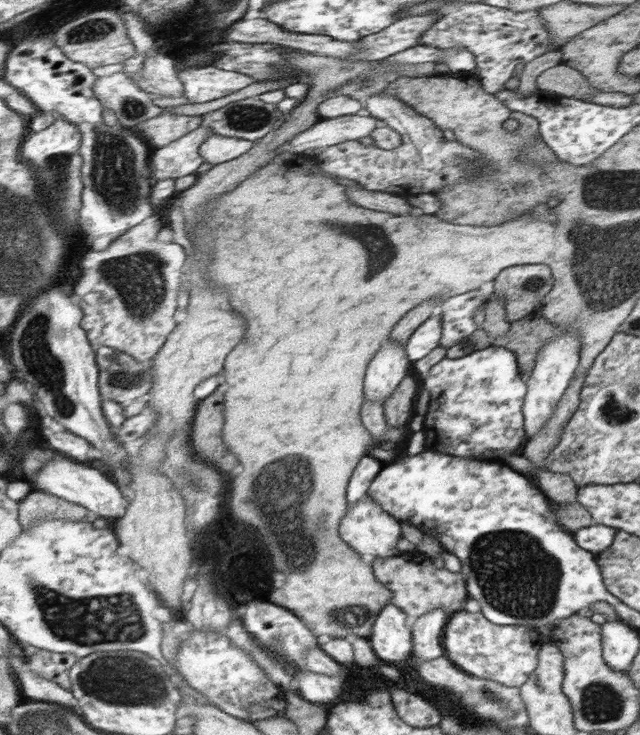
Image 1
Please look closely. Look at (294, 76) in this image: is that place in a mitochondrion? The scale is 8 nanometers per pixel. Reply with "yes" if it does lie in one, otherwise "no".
no

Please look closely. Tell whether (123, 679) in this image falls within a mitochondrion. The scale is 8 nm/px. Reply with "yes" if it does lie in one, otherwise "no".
yes

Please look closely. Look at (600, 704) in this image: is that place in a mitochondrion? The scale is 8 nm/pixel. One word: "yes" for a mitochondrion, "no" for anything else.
yes

